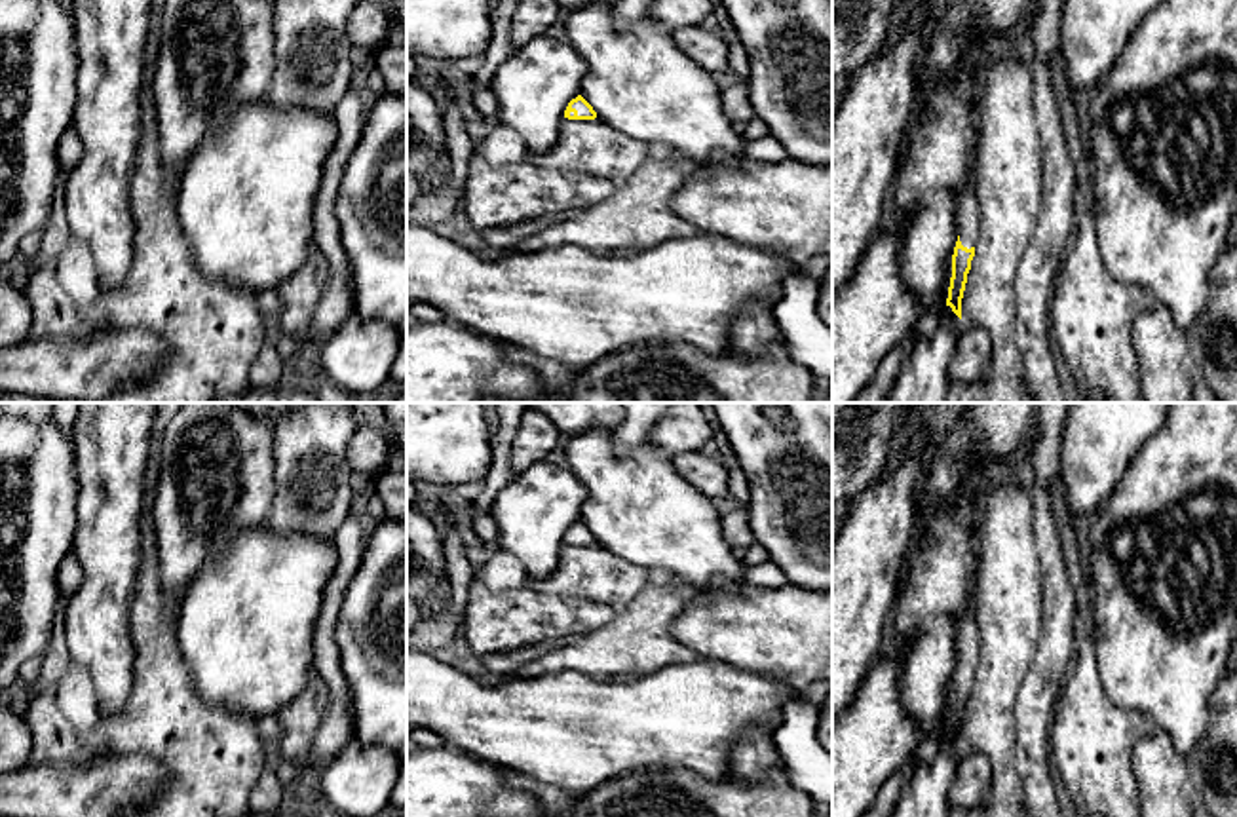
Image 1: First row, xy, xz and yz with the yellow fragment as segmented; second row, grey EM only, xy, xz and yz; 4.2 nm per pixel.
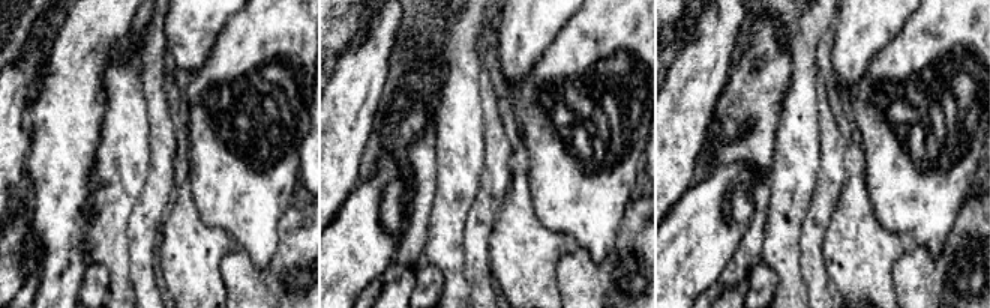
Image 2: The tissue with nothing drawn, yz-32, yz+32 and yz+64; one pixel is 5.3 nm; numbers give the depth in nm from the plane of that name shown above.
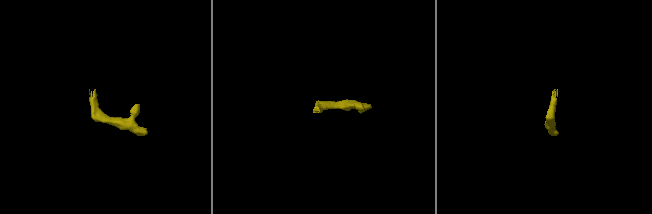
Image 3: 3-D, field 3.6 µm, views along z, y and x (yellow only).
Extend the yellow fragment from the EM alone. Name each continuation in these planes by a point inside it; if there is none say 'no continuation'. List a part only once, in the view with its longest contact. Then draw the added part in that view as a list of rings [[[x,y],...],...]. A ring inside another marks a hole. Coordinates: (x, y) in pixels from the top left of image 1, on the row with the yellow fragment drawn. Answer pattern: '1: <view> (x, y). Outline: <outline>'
1: yz (968, 204). Outline: [[[971,177],[958,192],[958,228],[960,241],[971,249],[977,243],[979,230],[979,198],[975,188],[975,177]]]

